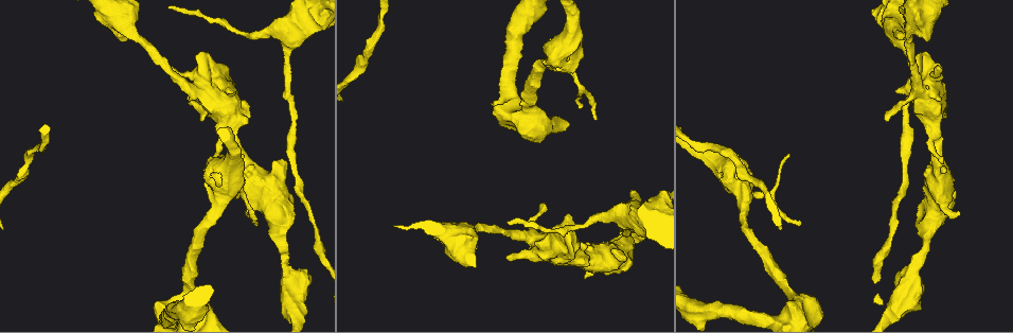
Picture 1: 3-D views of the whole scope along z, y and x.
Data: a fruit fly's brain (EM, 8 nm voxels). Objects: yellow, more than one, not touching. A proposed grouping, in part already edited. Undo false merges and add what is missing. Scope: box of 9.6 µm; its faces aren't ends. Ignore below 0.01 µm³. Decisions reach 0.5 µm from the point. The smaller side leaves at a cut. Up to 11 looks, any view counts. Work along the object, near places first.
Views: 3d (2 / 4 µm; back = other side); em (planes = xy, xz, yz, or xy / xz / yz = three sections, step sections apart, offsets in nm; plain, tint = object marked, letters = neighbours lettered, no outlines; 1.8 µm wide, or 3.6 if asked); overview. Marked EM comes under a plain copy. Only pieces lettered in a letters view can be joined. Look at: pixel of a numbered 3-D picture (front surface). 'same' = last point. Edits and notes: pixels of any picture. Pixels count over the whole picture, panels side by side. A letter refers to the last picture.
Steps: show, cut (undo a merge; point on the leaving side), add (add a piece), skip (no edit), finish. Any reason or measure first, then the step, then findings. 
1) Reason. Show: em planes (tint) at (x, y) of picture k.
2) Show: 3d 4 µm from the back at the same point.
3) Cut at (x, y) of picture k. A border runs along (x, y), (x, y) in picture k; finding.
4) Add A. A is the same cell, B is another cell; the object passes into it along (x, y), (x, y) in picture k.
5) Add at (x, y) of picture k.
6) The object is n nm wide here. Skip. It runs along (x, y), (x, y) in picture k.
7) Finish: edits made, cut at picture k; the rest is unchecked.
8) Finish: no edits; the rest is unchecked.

Thin end. Show: 3d 4 µm from the back at (538, 206) of picture 1.

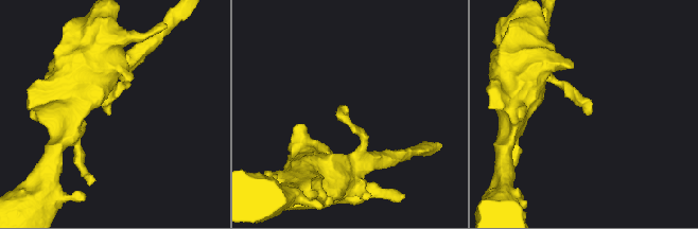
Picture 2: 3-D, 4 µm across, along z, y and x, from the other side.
Shape alone is not enough. Show: em planes (letters) at (587, 113) of picture 2.

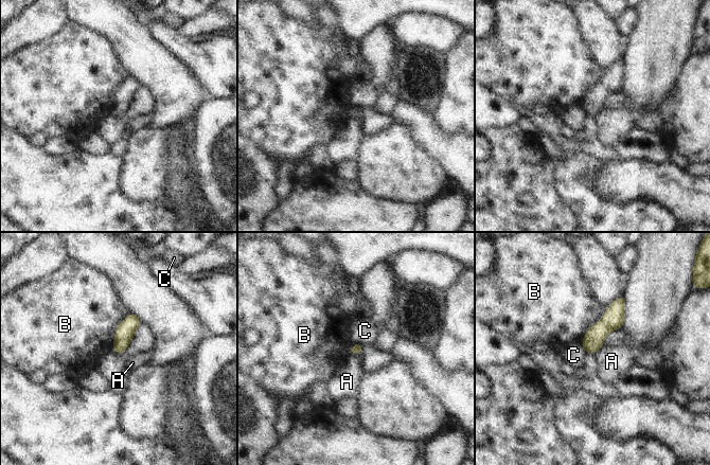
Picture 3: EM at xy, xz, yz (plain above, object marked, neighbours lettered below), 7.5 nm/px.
The longest contact is with B, 380 nm. Skip. A, B and C are other cells; a border runs along (604, 342), (595, 353) in picture 3; none of them fits.

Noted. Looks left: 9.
An open end. Show: em planes (letters) at (936, 67) of picture 1.

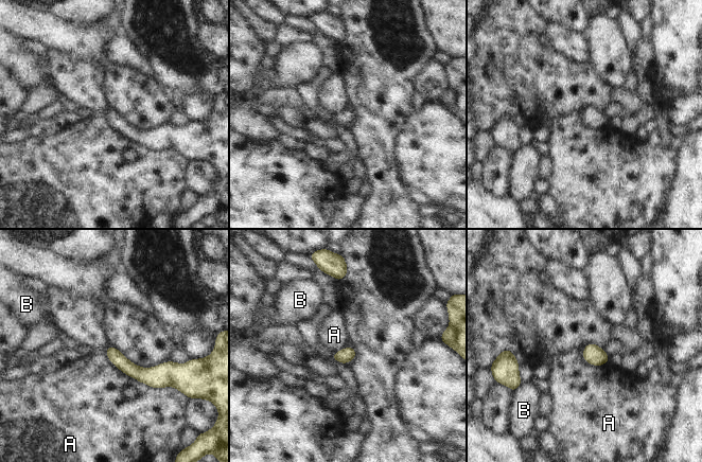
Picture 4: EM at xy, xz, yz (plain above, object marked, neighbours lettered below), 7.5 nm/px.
Skip. A and B are other cells; none of them fits.

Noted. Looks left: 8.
Branch stops here. Show: 3d 4 µm at (943, 162) of picture 1.

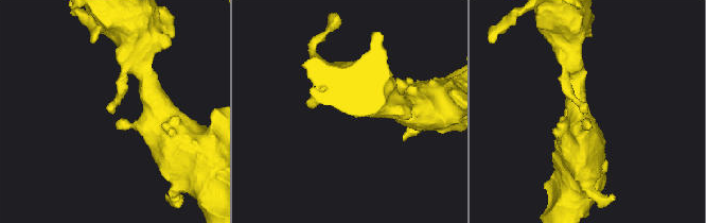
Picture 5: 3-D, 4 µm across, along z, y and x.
Show: em planes (tint) at (114, 112) of picture 5.

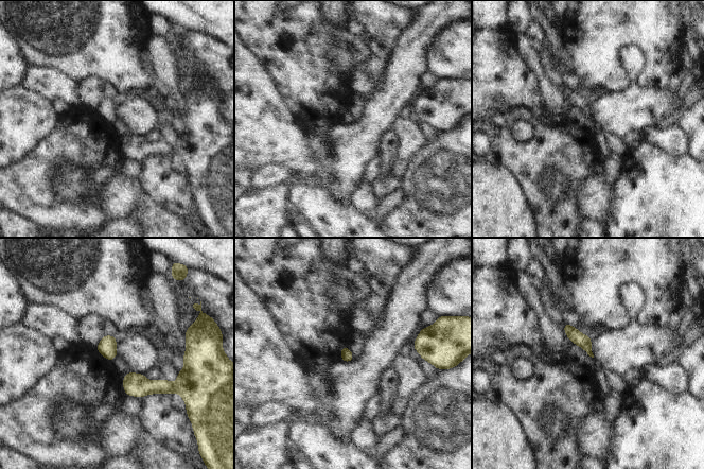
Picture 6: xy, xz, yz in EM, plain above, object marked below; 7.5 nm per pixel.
Show: em planes (letters) at the same point.

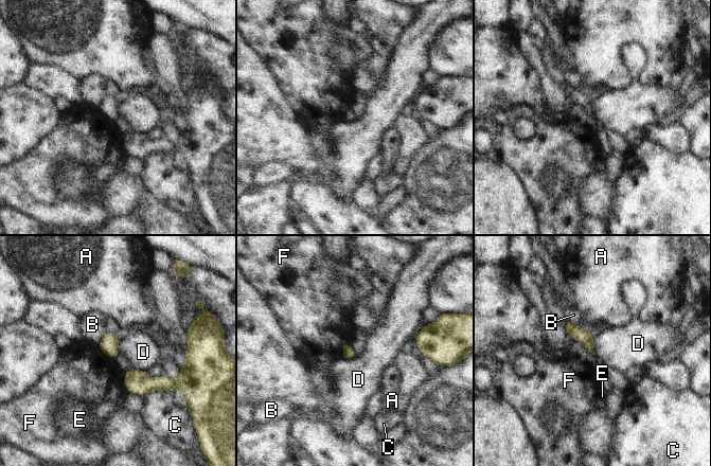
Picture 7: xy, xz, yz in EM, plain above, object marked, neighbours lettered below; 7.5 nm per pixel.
Skip. A, B, C, D, E and F are other cells; a border runs along (592, 335), (592, 348), (596, 354) in picture 7; no lettered piece goes on from it.

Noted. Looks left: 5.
Branch stops here. Show: em 3.6 µm xz step 4 (letters) at (958, 213) of picture 1.

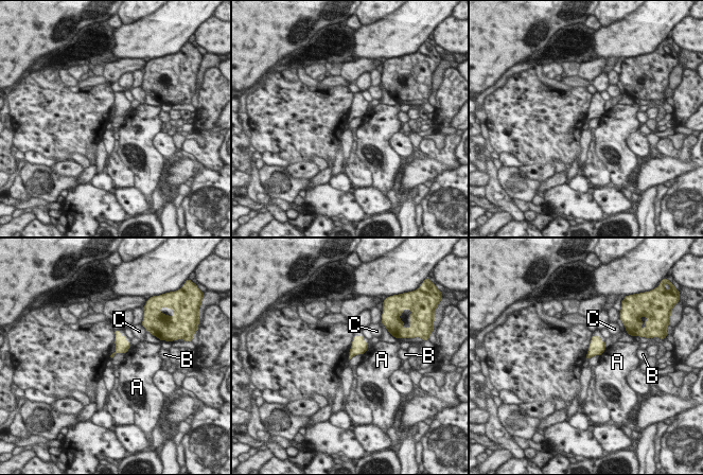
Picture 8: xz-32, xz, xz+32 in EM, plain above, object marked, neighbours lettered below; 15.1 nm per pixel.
Skip. A, B and C are other cells; a border runs along (368, 347), (362, 354) in picture 8; none of them fits.

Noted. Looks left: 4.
Finish: no edits; the rest is unchecked.

